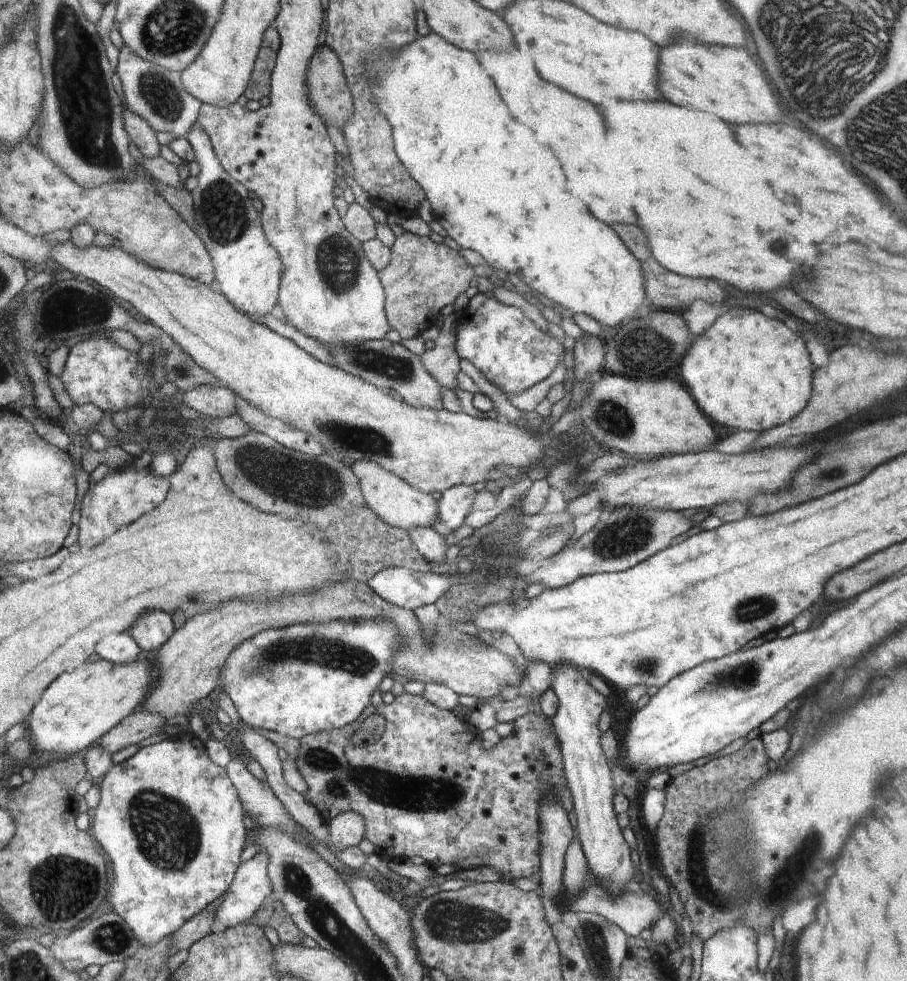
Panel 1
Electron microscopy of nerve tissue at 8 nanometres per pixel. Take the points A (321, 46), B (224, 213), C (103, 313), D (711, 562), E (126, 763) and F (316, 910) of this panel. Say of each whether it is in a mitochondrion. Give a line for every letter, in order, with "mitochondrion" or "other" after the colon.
A: other
B: mitochondrion
C: mitochondrion
D: other
E: other
F: mitochondrion

